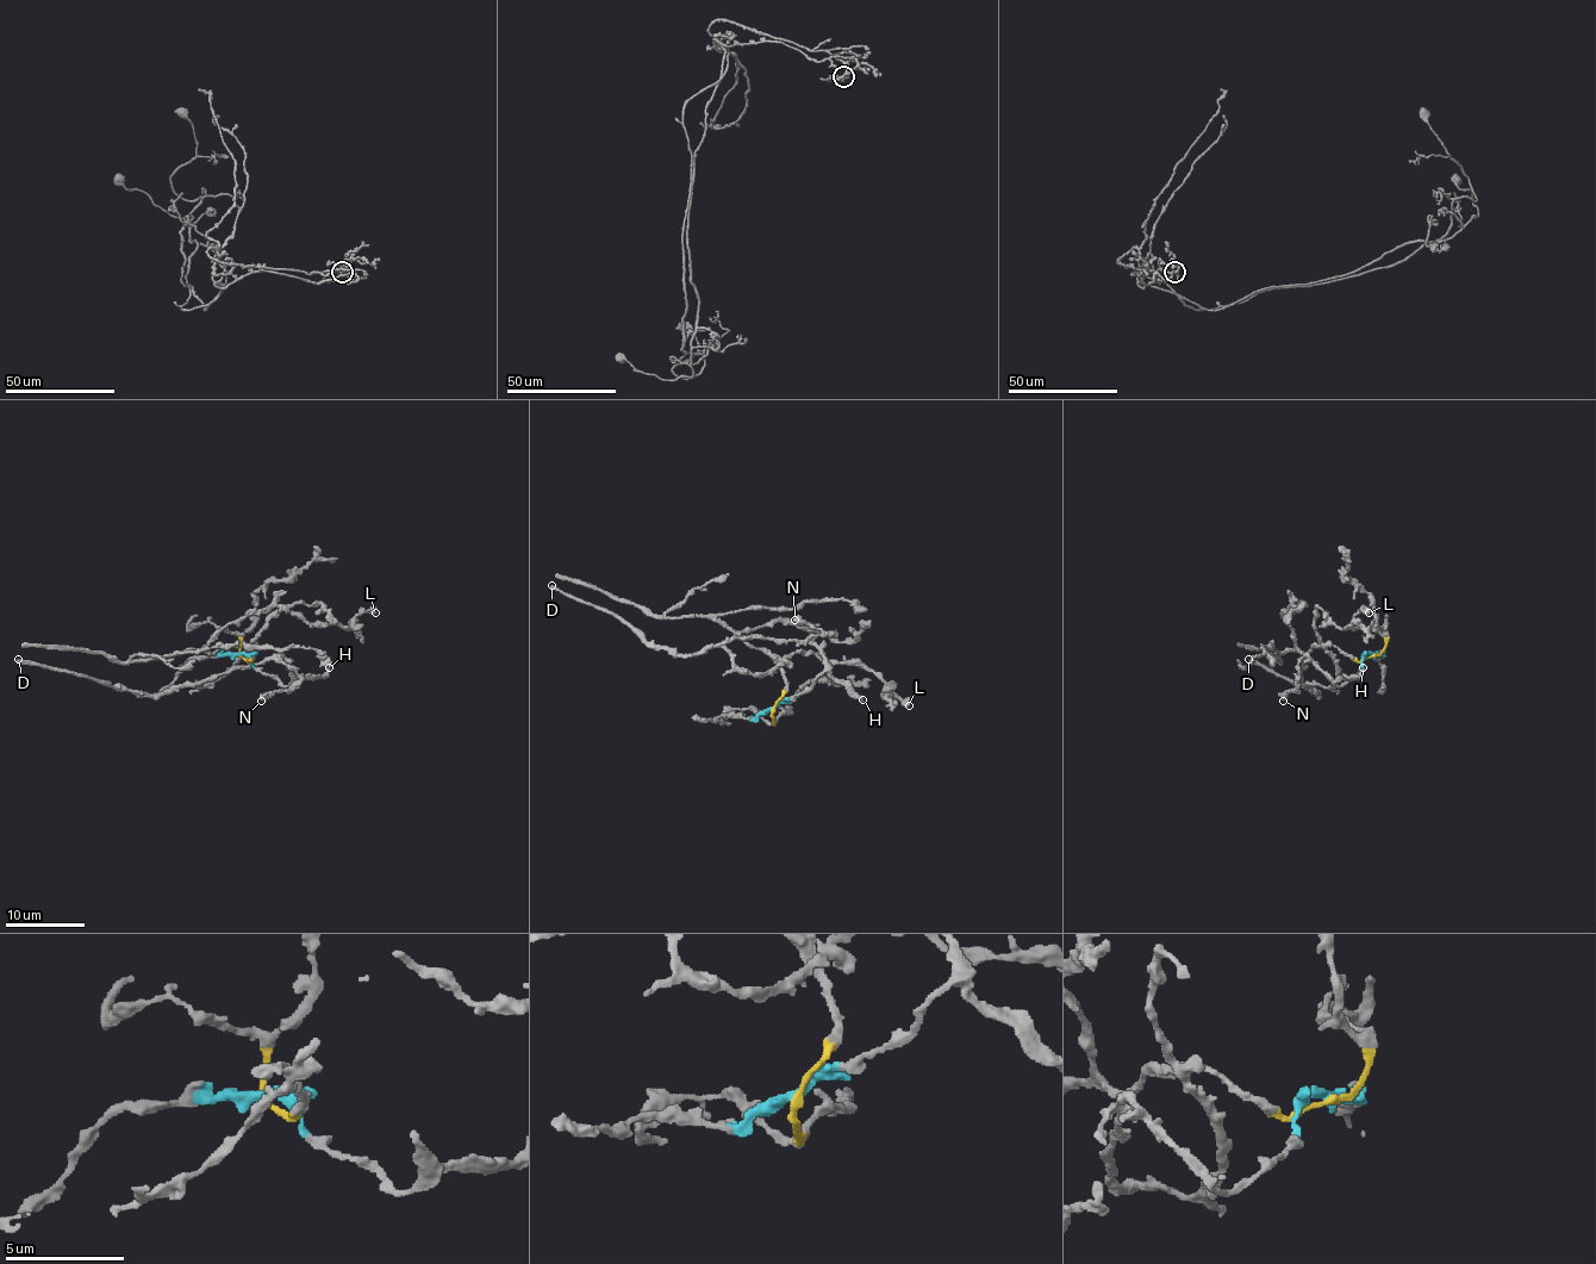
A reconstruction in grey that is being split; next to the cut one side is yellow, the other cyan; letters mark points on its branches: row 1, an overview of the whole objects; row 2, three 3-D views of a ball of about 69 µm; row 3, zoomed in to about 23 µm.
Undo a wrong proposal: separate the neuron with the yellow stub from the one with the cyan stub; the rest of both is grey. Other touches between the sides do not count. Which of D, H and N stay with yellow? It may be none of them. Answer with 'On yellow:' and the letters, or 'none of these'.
On yellow: none of these

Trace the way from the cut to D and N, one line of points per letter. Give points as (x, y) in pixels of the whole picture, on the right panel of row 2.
D: (1372, 655), (1363, 659), (1363, 667), (1347, 683), (1338, 685), (1303, 657), (1302, 680), (1317, 695), (1248, 659)
N: (1372, 655), (1363, 659), (1363, 667), (1347, 683), (1338, 685), (1303, 657), (1297, 662), (1297, 685), (1284, 701)

